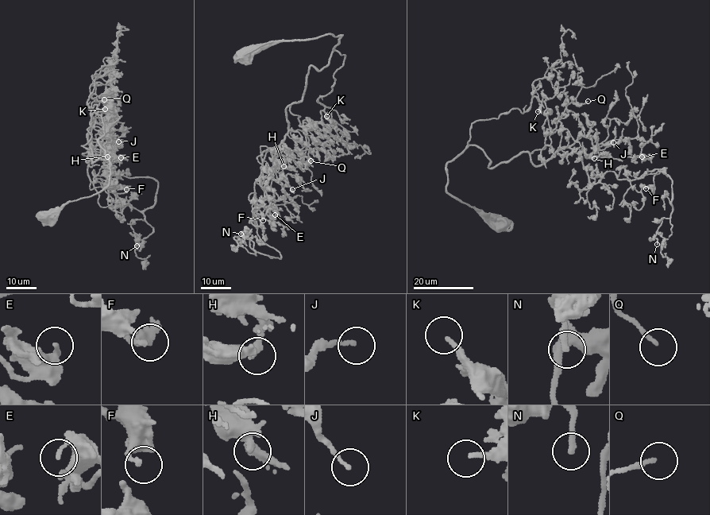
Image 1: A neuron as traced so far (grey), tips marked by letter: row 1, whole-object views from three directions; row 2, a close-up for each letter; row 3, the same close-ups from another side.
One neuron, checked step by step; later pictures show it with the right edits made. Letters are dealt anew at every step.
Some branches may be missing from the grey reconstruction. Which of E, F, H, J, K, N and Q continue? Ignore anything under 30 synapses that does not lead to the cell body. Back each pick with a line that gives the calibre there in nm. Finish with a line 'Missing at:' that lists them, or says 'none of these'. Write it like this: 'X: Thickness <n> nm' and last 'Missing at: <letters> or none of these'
N: Thickness 190 nm
Q: Thickness 150 nm
Missing at: N, Q

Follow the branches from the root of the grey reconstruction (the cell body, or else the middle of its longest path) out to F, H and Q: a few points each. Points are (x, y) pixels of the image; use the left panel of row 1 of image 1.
F: (45, 217), (109, 183), (97, 139), (90, 180), (94, 170), (109, 191), (126, 189)
H: (45, 217), (109, 183), (98, 140), (86, 161), (87, 133), (107, 156)
Q: (45, 217), (109, 183), (99, 141), (93, 164), (91, 148), (82, 146), (91, 138), (92, 102), (104, 99)

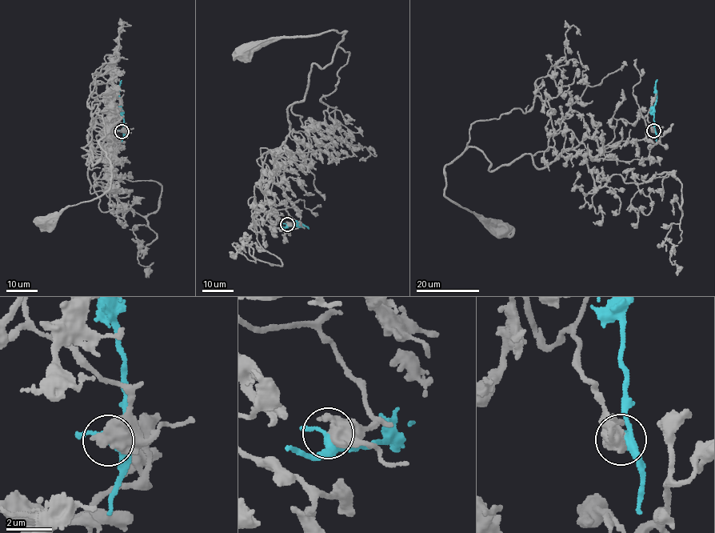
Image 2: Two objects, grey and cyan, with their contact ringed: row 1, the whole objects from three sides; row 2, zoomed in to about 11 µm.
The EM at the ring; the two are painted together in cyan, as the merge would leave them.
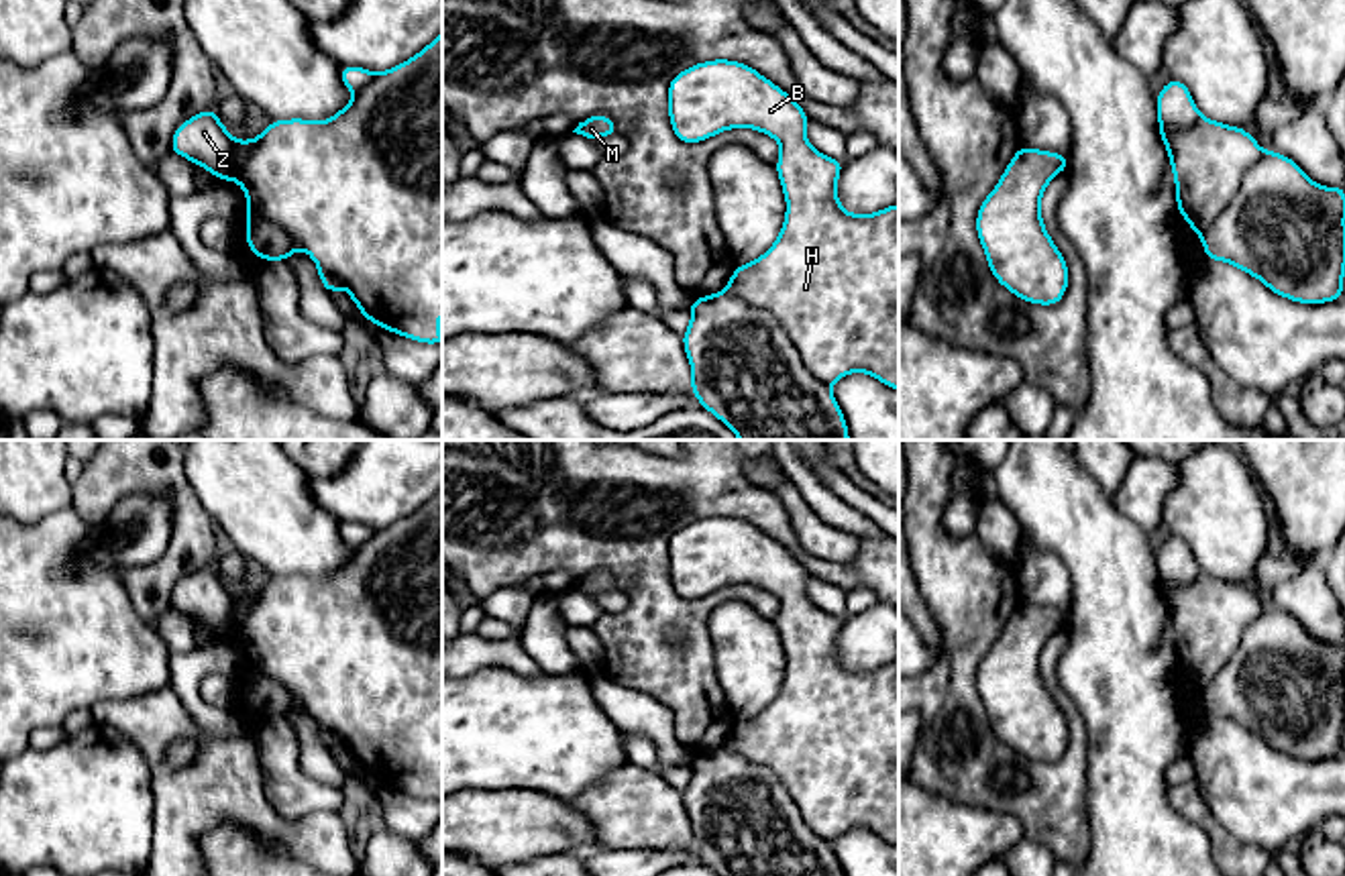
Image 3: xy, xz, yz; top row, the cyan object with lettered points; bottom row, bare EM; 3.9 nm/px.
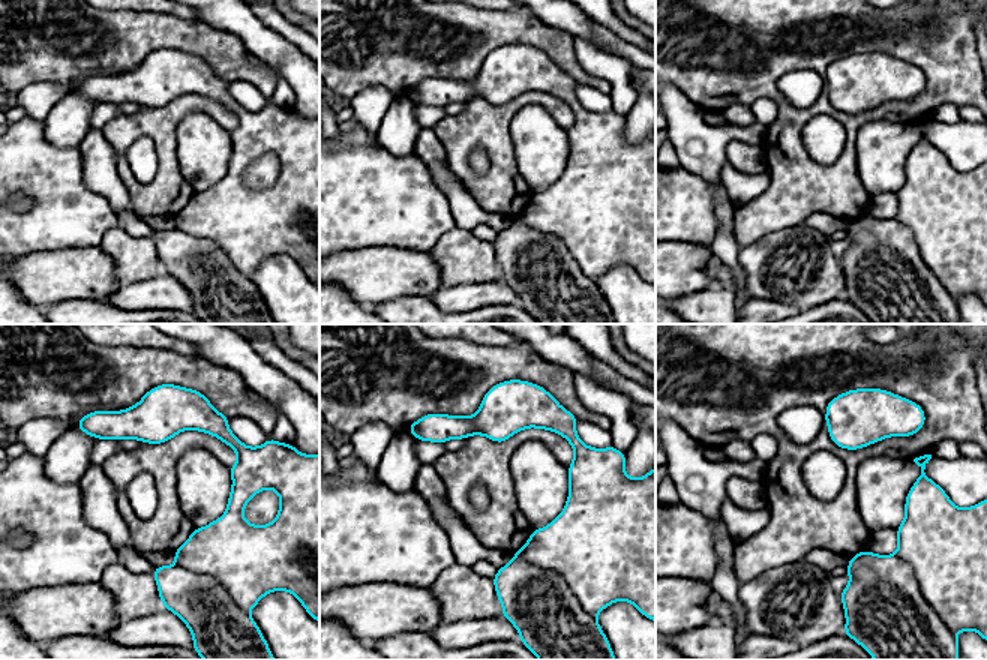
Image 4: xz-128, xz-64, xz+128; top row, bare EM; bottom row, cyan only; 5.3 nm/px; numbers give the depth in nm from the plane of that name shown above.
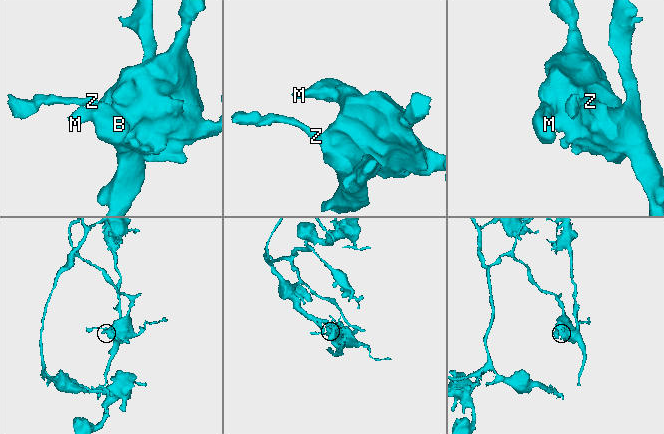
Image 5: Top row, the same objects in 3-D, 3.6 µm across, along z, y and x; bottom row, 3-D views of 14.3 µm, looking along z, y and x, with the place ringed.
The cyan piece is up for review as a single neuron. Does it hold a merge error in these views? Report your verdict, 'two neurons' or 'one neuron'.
two neurons

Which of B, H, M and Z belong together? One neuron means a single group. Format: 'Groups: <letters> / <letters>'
Groups: B H M / Z

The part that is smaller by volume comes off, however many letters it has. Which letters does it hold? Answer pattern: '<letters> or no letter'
Z

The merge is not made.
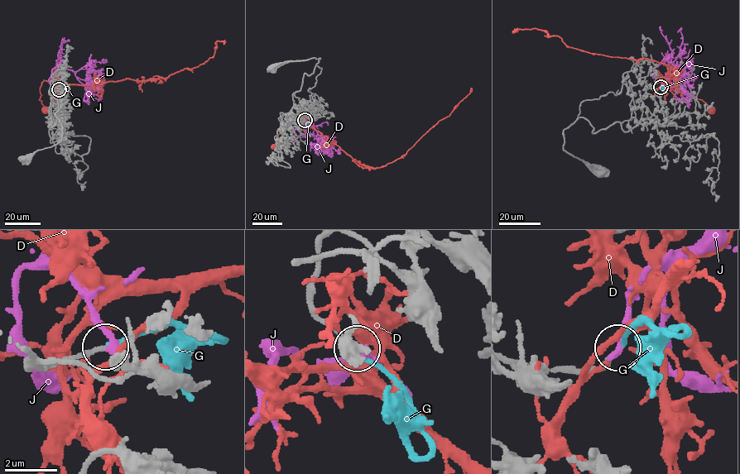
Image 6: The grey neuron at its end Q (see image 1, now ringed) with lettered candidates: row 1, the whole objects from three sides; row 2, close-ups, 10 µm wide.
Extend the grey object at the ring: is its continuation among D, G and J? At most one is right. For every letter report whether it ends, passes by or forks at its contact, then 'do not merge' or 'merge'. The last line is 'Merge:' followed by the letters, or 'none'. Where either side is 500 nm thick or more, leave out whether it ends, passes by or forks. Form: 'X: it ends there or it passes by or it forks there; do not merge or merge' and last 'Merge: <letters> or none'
D: it passes by; do not merge
G: it ends there; merge
J: it ends there; do not merge
Merge: G

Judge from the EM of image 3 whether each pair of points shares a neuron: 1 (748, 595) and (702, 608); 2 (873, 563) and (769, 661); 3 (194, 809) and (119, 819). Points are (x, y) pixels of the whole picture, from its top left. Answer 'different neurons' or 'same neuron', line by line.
1: same neuron
2: different neurons
3: different neurons

